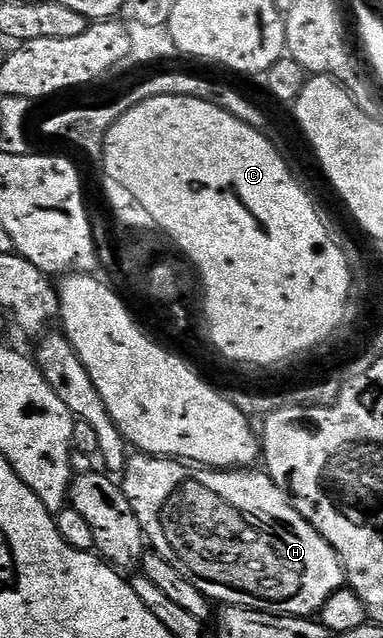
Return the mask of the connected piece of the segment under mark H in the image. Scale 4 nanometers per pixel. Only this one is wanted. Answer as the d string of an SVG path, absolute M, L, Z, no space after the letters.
M137 452L130 457L129 463L125 465L123 489L143 528L148 545L159 556L163 556L163 560L167 560L167 564L171 564L171 568L175 568L175 572L179 572L179 576L187 576L187 580L191 580L191 584L195 584L195 588L199 588L199 592L203 592L206 598L214 603L227 606L246 606L268 614L288 614L290 618L309 618L320 612L323 604L336 590L342 589L346 585L345 569L341 566L335 548L331 548L331 544L327 544L327 540L323 540L323 536L319 536L319 532L315 532L313 525L307 520L303 520L303 516L299 516L288 493L282 487L277 486L272 478L260 469L206 468L200 464L190 464L176 458L163 458Z

